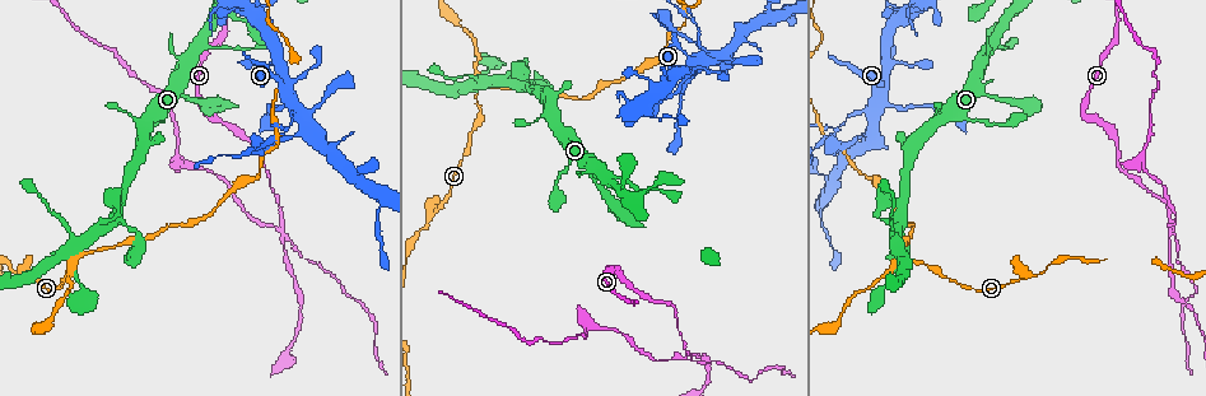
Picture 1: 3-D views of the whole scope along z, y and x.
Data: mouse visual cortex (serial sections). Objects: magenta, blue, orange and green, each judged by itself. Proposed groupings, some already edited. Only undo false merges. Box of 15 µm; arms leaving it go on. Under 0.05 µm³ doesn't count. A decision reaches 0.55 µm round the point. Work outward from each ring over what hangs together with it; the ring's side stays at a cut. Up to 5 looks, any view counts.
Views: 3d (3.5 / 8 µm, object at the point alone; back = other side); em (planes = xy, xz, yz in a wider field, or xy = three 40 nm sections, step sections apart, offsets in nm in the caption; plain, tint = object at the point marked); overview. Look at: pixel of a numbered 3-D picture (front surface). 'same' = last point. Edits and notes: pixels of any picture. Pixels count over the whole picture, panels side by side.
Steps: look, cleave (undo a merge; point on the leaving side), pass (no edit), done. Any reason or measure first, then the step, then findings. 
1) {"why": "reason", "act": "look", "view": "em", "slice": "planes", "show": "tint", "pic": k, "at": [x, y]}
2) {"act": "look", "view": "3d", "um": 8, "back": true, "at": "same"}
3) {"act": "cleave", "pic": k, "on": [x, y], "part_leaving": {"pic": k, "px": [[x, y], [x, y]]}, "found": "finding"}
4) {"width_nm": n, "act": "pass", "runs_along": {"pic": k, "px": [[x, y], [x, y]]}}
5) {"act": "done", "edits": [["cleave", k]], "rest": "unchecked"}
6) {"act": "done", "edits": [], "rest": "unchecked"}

{"why": "branch point", "act": "look", "view": "em", "slice": "xy", "step": 5, "show": "tint", "pic": 1, "at": [840, 129]}

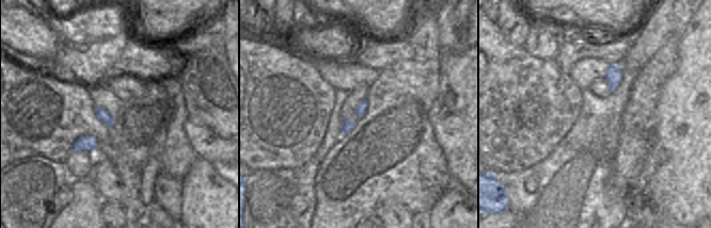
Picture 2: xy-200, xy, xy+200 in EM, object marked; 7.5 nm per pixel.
{"why": "see where the arms go", "act": "look", "view": "3d", "um": 3.5, "at": "same"}

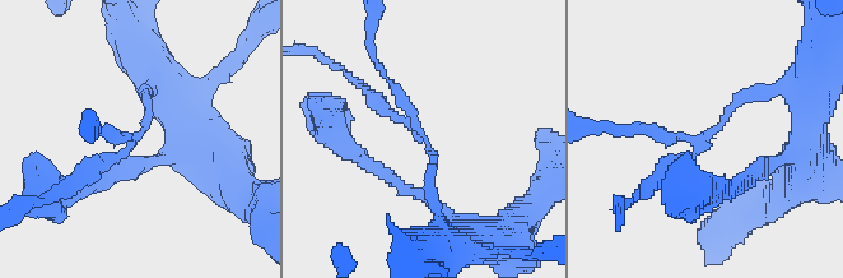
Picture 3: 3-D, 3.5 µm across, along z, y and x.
{"arm_widths_nm": [150, 150, 200], "act": "cleave", "pic": 3, "on": [372, 97], "part_leaving": {"pic": 3, "px": [[403, 123], [317, 54]]}, "found": "a second cell is stuck on"}

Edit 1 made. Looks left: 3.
{"act": "look", "view": "overview"}

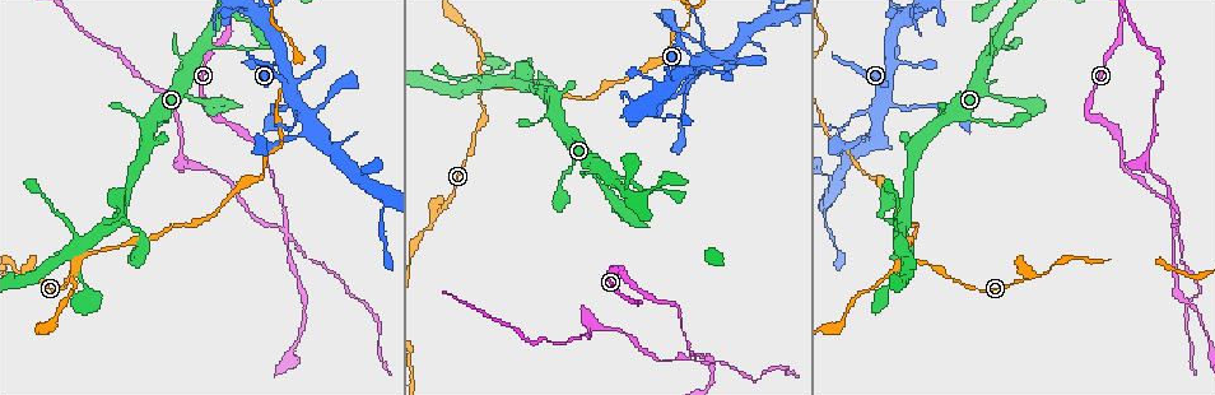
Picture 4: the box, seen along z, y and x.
{"act": "look", "view": "3d", "um": 3.5, "pic": 4, "at": [620, 268]}

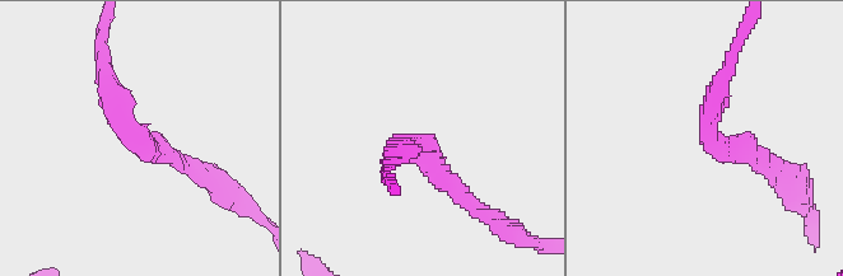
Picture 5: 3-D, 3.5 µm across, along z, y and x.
{"arm_widths_nm": [200, 250], "act": "look", "view": "em", "slice": "xy", "step": 3, "show": "tint", "pic": 5, "at": [138, 135]}

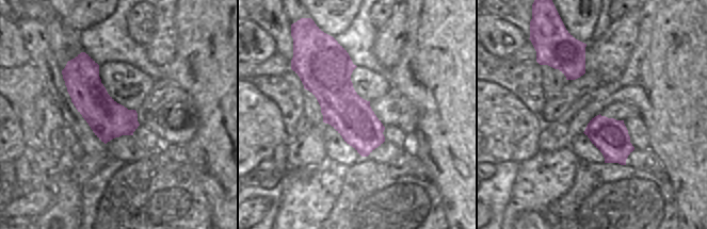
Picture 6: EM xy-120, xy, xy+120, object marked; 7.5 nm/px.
{"act": "pass", "runs_along": {"pic": 5, "px": [[102, 65], [140, 143], [184, 162]]}, "found": "all the same cell"}

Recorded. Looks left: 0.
{"act": "done", "edits": [["cleave", 3]], "rest": "unchecked"}

